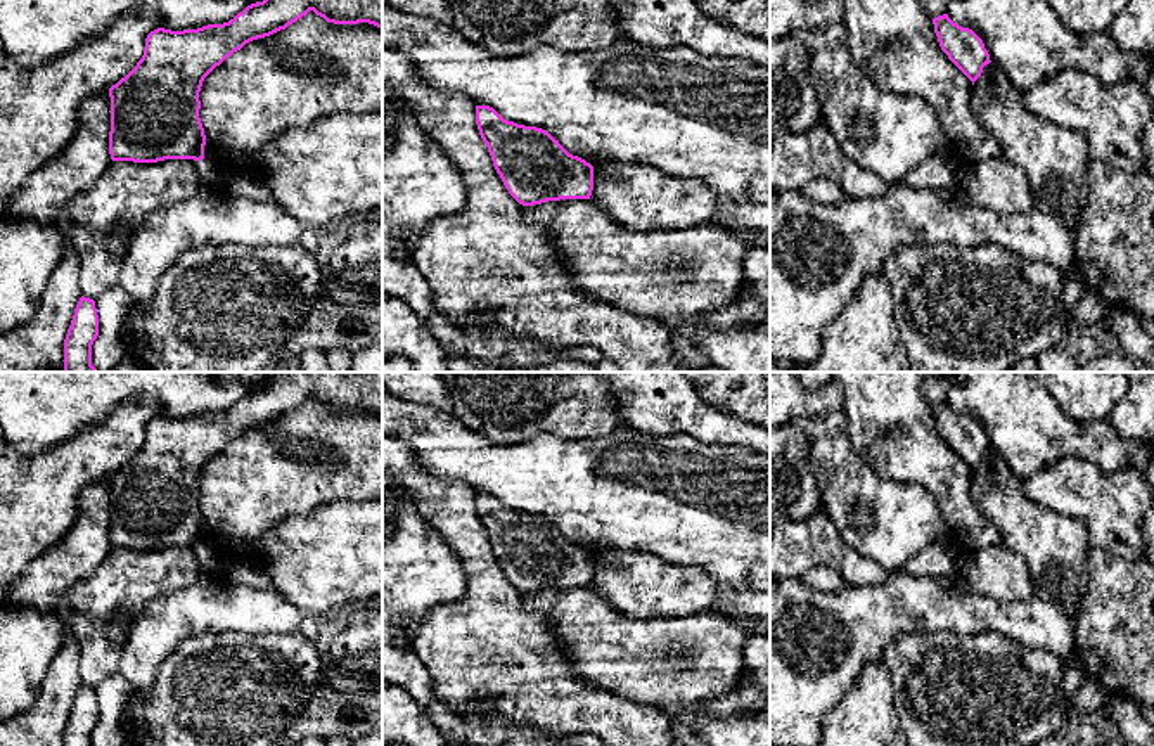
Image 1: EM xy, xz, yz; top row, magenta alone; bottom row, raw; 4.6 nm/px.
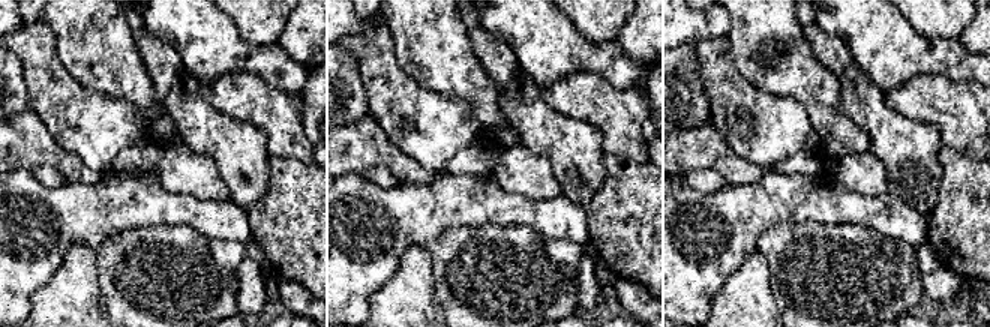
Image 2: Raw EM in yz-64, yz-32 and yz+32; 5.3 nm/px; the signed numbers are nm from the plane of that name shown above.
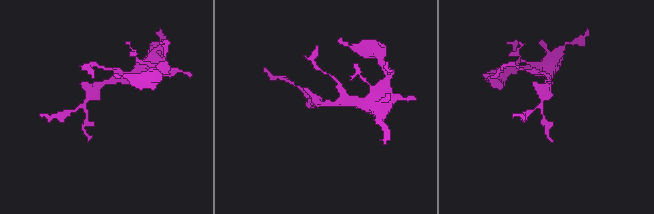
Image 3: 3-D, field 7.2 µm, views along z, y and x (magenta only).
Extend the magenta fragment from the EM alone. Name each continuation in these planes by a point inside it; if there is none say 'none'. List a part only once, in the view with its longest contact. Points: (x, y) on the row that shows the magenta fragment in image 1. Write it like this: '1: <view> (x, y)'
none

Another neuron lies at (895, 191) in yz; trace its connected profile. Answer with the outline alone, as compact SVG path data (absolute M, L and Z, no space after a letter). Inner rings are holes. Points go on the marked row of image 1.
M962 182L950 190L891 183L884 197L848 197L836 204L811 201L801 189L770 189L770 360L780 365L810 365L817 360L824 327L843 312L867 275L879 273L882 265L908 244L998 244L1028 261L1043 261L1062 272L1074 268L1074 237L1067 227L1040 209L1002 215L974 204Z

